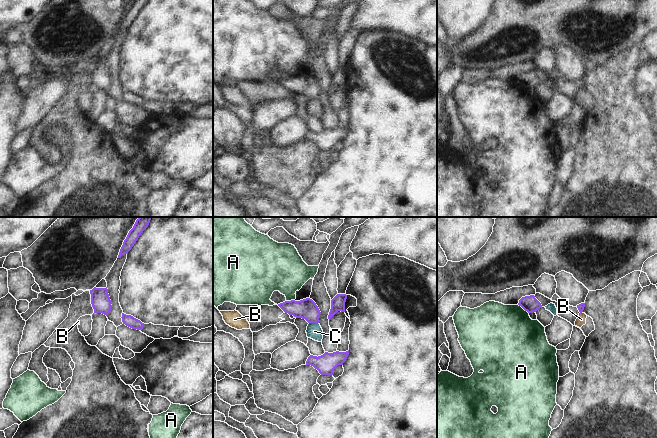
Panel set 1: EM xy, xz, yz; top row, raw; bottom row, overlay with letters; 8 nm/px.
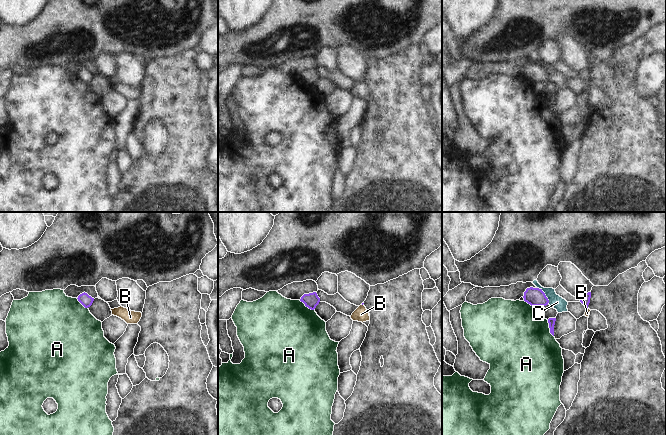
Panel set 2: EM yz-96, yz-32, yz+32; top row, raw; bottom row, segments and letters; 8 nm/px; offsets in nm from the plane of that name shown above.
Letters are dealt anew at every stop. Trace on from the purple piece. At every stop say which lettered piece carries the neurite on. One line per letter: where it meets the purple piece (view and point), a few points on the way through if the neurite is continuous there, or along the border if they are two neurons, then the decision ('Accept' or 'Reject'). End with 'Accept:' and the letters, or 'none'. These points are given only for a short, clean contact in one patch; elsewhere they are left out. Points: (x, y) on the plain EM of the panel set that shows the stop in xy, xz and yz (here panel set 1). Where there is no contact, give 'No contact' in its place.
A: Touches purple at yz (523, 84). Reject
B: Touches purple at yz (581, 88). Boundary: yz (582, 87), (580, 89). Reject
C: Touches purple at xz (314, 98). Boundary: xz (309, 98), (318, 99). Reject
Accept: none.

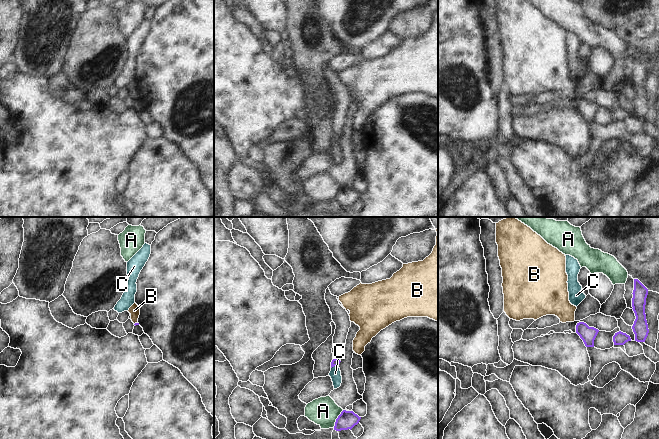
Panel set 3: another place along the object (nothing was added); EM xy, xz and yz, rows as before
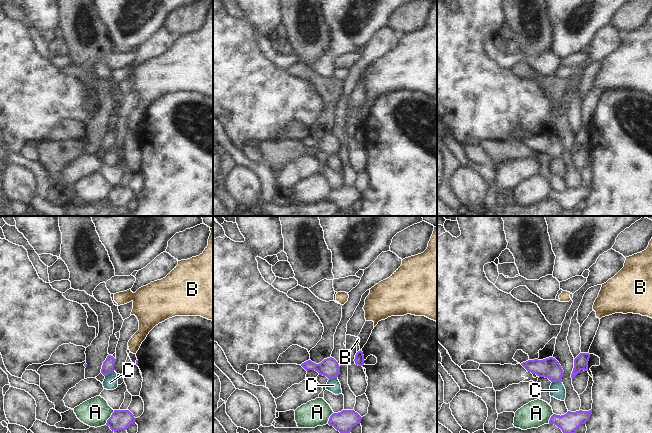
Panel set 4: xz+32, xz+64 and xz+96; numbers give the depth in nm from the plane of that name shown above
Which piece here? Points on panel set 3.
A: Touches purple at xz (336, 195). Boundary: xz (343, 186), (333, 203). Reject
B: Touches purple at xy (135, 99). Boundary: xy (137, 98), (134, 100). Reject
C: Touches purple at xz (334, 141). Boundary: xz (338, 140), (331, 144). Reject
Accept: none.

